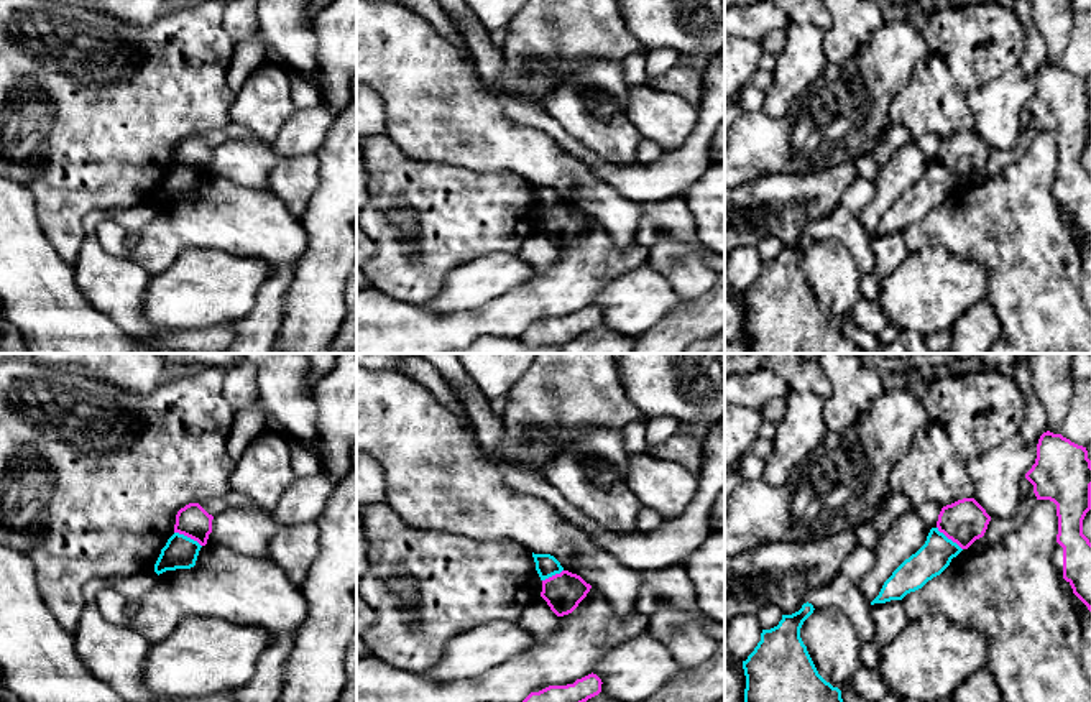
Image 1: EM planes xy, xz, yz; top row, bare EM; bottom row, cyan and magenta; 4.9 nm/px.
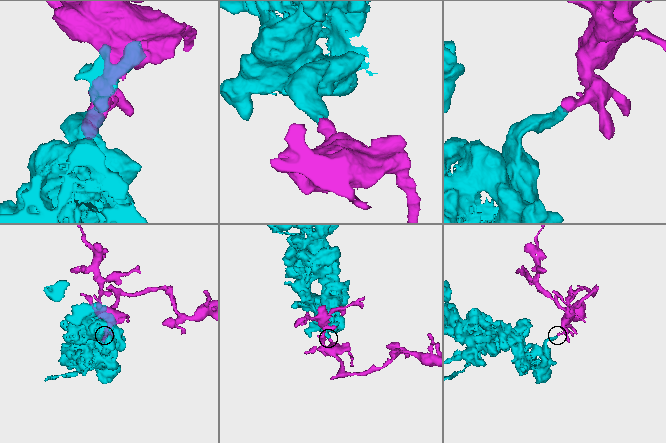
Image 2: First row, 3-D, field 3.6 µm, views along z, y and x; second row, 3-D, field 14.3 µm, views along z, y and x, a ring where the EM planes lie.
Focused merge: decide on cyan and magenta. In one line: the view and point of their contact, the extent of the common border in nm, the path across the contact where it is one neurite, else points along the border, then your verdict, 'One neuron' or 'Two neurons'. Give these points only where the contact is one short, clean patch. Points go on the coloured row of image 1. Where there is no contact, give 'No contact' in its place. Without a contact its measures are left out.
Touches cyan at xy (186, 536). Shared border 150 nm. Boundary: xy (174, 531), (193, 538), (201, 546). Two neurons

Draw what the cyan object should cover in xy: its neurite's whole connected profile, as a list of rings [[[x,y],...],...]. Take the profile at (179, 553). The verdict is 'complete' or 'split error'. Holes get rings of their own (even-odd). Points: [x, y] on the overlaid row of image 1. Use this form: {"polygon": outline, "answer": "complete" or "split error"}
{"polygon": [[[174,533],[154,564],[154,572],[159,575],[166,570],[191,569],[196,566],[200,544],[184,534]]], "answer": "complete"}

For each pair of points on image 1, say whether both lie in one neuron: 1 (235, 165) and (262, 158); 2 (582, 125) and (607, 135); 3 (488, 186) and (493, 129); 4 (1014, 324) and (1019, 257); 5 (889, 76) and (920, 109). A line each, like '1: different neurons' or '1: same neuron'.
1: same neuron
2: same neuron
3: different neurons
4: same neuron
5: different neurons

